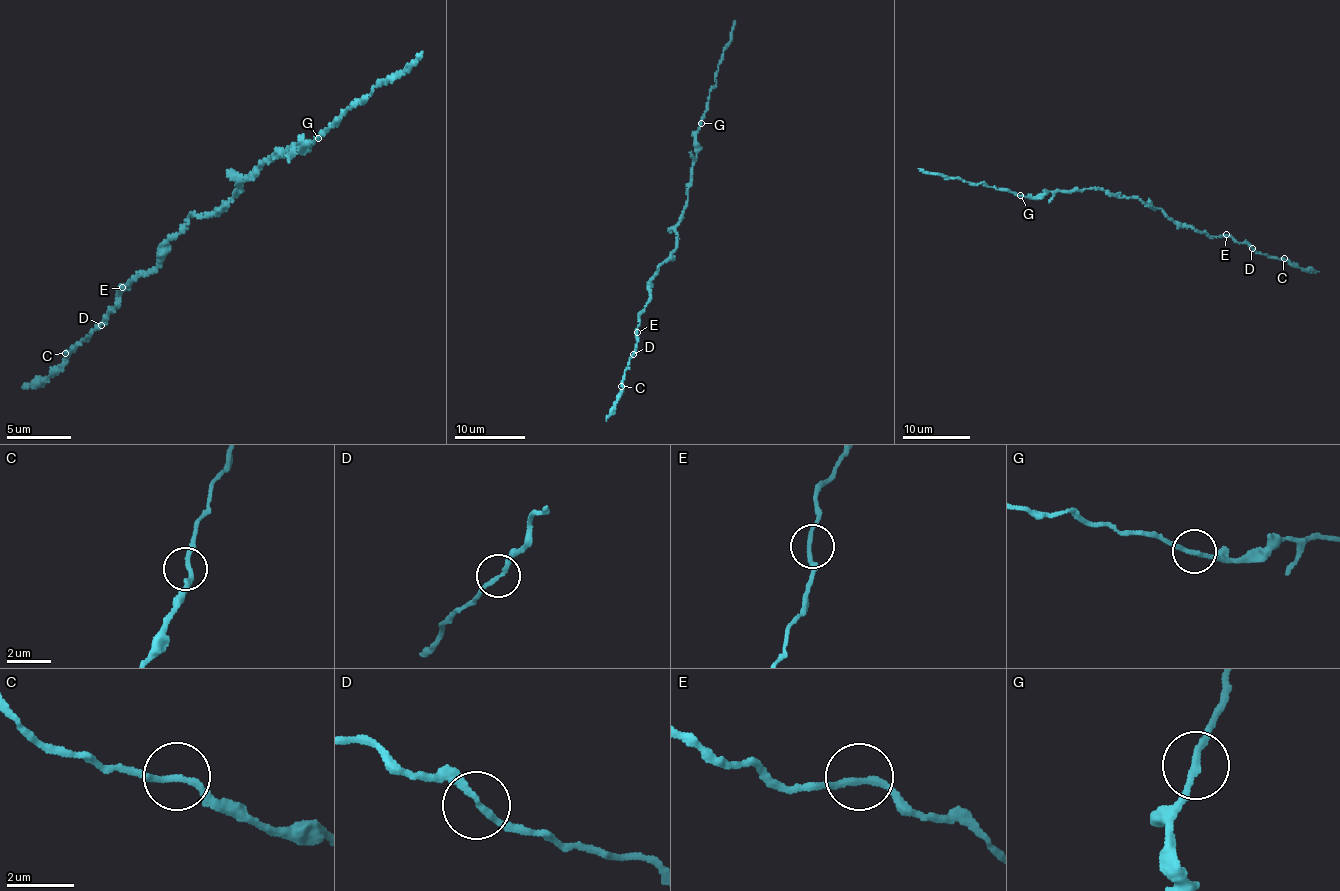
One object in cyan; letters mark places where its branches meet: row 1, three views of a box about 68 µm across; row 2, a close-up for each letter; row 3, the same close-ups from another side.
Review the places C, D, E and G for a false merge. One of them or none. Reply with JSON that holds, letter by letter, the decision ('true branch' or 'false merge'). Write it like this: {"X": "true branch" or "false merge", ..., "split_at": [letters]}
{"C": "true branch", "D": "true branch", "E": "true branch", "G": "true branch", "split_at": []}

